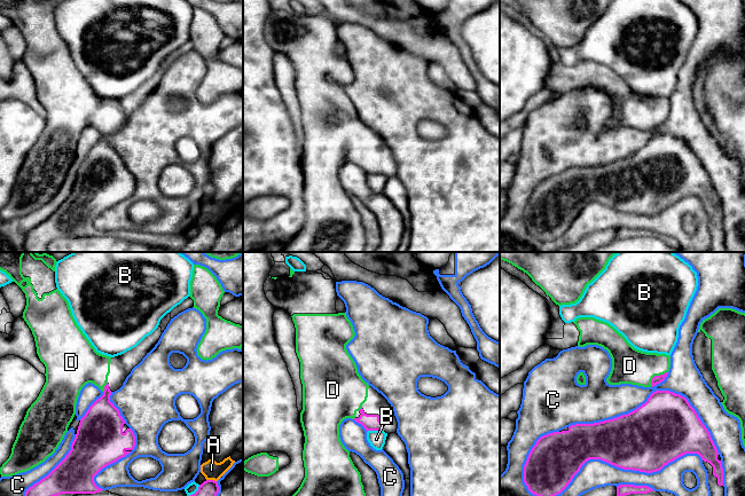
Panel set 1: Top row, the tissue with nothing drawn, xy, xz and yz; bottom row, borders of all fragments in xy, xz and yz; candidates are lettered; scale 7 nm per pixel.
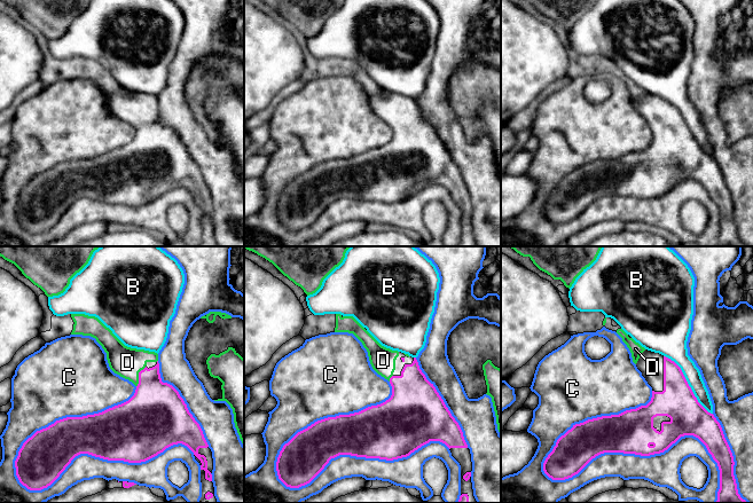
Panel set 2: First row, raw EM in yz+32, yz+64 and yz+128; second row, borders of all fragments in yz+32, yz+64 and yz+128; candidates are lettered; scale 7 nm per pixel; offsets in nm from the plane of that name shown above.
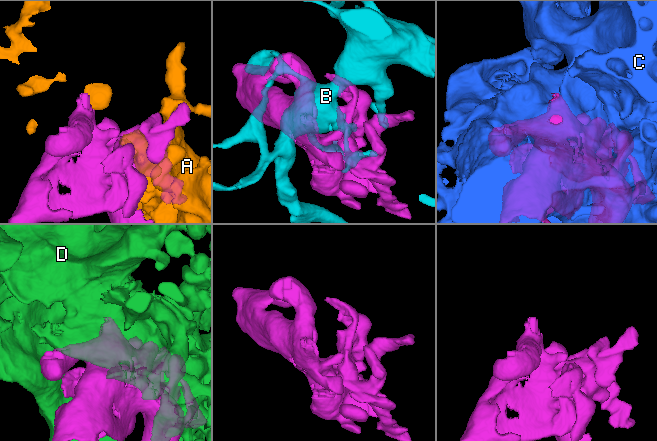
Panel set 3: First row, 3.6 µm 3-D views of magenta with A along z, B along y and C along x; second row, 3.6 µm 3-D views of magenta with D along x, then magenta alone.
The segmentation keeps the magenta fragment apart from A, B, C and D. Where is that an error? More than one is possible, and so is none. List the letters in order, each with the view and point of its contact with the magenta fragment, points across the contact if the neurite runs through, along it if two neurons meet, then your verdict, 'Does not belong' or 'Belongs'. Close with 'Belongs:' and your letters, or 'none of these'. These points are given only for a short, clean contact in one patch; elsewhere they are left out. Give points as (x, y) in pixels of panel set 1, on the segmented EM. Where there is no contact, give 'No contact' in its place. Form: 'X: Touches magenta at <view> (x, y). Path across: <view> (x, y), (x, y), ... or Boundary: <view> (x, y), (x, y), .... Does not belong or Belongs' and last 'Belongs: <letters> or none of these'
A: Touches magenta at xy (211, 480). Does not belong
B: Touches magenta at xz (375, 430). Does not belong
C: Touches magenta at yz (655, 392). Does not belong
D: Touches magenta at yz (656, 376). Belongs
Belongs: D

